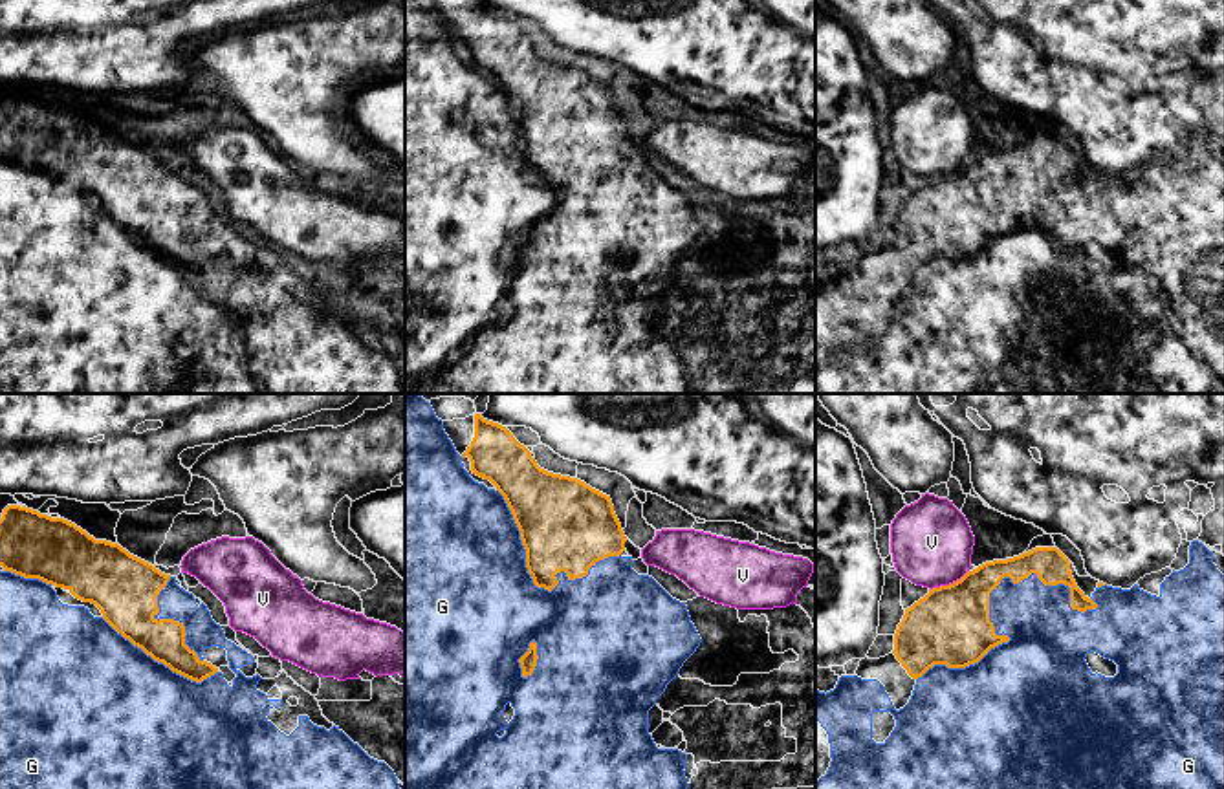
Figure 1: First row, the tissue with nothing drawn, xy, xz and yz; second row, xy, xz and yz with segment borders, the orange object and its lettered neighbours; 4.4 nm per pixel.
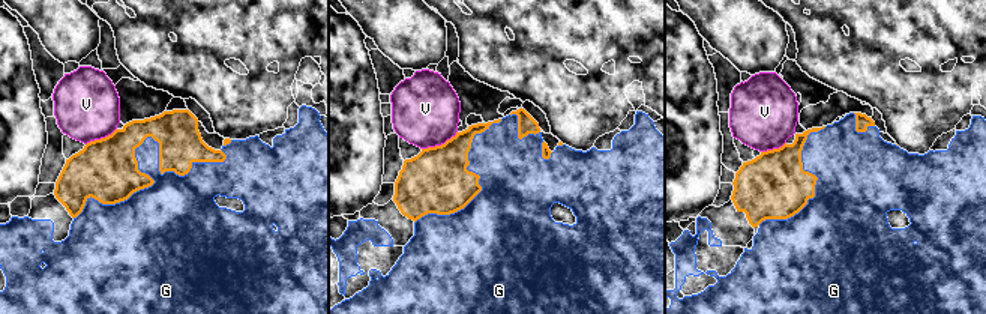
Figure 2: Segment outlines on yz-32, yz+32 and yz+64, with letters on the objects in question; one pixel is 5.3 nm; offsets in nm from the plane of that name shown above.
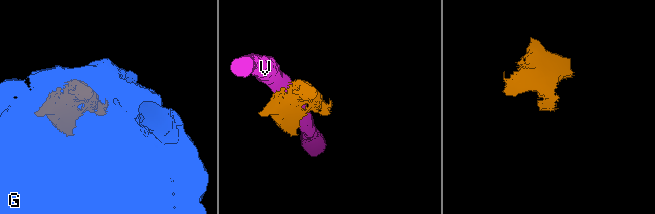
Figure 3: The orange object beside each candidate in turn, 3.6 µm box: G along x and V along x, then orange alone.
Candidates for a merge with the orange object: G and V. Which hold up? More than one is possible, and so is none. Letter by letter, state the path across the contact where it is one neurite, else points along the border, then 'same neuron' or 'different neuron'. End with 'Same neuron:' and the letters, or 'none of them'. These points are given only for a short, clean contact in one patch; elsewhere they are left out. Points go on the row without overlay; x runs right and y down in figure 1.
G: same neuron
V: border yz (968, 160), (959, 169), (929, 180); different neuron
Same neuron: G

